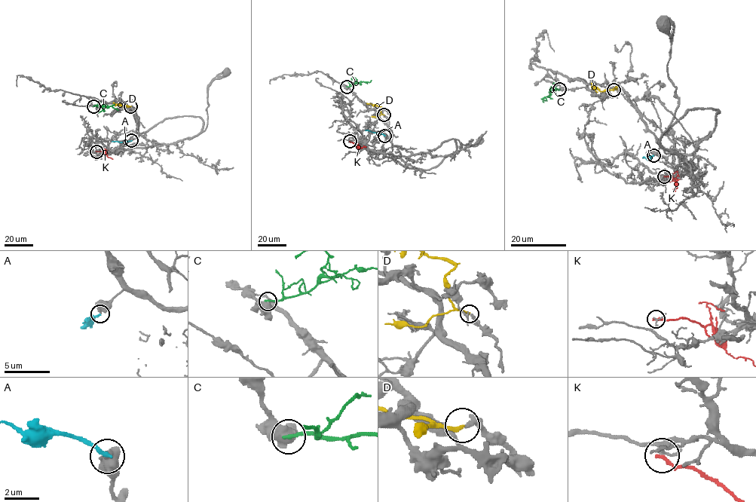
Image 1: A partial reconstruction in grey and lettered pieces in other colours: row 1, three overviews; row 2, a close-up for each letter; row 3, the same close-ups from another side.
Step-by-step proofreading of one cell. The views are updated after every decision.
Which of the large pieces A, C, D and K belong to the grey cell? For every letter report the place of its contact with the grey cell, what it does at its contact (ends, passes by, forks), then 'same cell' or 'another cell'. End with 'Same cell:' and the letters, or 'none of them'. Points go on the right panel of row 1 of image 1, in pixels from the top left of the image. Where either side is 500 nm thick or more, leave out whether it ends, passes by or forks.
A: (653, 155) | it ends | another cell
C: (559, 89) | another cell
D: (613, 90) | it ends | same cell
K: (664, 176) | it ends | another cell
Same cell: D

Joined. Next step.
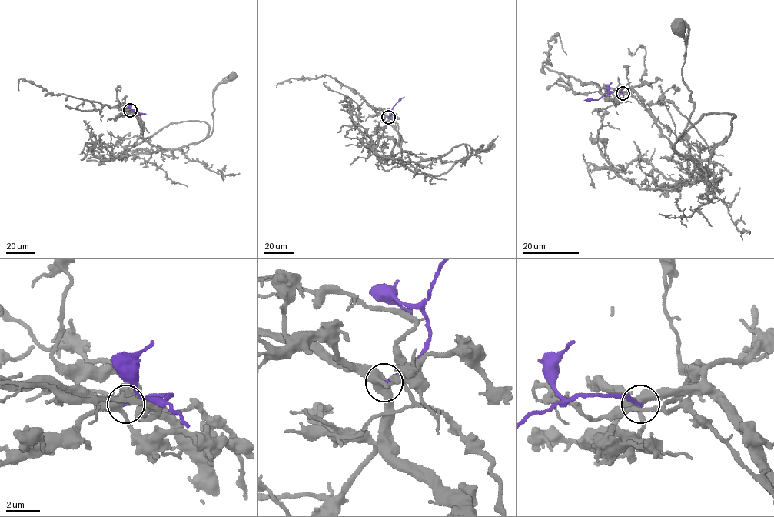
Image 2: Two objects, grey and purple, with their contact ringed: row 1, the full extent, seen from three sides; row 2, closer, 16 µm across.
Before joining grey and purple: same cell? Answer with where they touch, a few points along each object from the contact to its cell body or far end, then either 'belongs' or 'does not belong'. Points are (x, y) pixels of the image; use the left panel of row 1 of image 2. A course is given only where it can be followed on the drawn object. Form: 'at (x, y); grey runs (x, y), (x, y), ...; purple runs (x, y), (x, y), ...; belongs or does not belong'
at (130, 110); grey runs (130, 110), (143, 125), (142, 137), (151, 144), (180, 149), (211, 133), (214, 89), (233, 76); purple runs (130, 110), (146, 114); does not belong

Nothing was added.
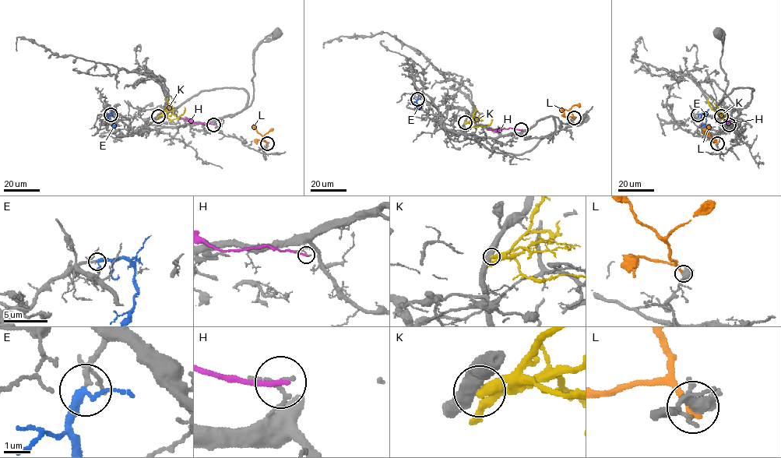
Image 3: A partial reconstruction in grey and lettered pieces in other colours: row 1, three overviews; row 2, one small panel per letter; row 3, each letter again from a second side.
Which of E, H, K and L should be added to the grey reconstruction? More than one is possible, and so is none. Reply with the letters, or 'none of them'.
E

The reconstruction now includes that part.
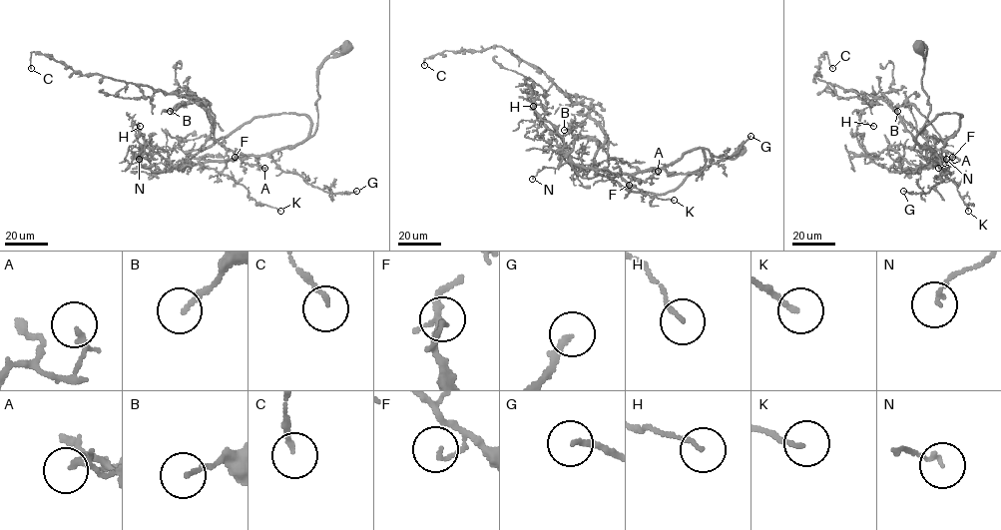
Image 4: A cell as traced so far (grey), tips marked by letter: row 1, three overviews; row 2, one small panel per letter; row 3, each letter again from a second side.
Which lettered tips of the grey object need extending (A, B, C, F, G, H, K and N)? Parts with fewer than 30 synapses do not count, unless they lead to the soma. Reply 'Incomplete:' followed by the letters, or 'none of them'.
Incomplete: none of them

